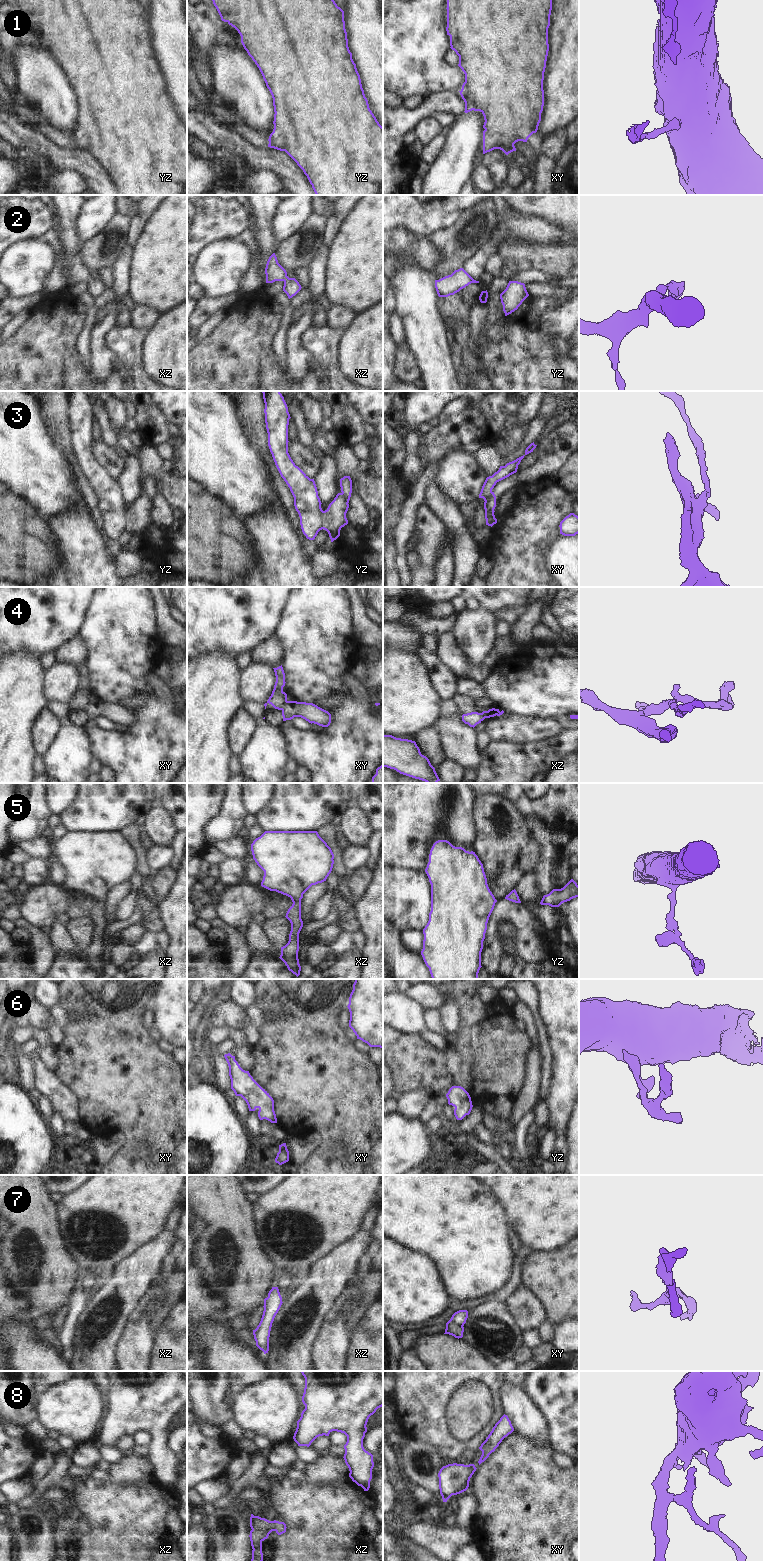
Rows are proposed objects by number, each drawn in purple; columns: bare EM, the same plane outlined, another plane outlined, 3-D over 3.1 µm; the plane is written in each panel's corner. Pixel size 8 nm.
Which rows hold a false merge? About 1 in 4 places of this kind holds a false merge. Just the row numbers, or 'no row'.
3, 4, 7

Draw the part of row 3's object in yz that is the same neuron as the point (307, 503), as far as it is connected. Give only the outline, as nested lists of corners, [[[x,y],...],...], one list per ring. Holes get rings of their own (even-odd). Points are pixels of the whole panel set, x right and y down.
[[[280,391],[262,393],[268,446],[281,477],[294,497],[302,532],[307,539],[314,540],[318,532],[324,529],[333,542],[340,536],[341,528],[348,524],[348,501],[343,493],[338,493],[328,508],[322,510],[314,479],[310,479],[296,466],[288,453],[288,425],[291,417],[284,397]]]

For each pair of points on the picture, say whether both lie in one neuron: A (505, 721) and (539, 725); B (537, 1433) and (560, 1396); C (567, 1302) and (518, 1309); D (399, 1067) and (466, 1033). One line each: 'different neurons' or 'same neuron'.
A: same neuron
B: different neurons
C: different neurons
D: same neuron

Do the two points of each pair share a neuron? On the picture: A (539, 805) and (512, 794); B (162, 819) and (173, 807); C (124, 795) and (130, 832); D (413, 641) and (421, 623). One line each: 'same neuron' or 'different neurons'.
A: same neuron
B: different neurons
C: different neurons
D: different neurons

